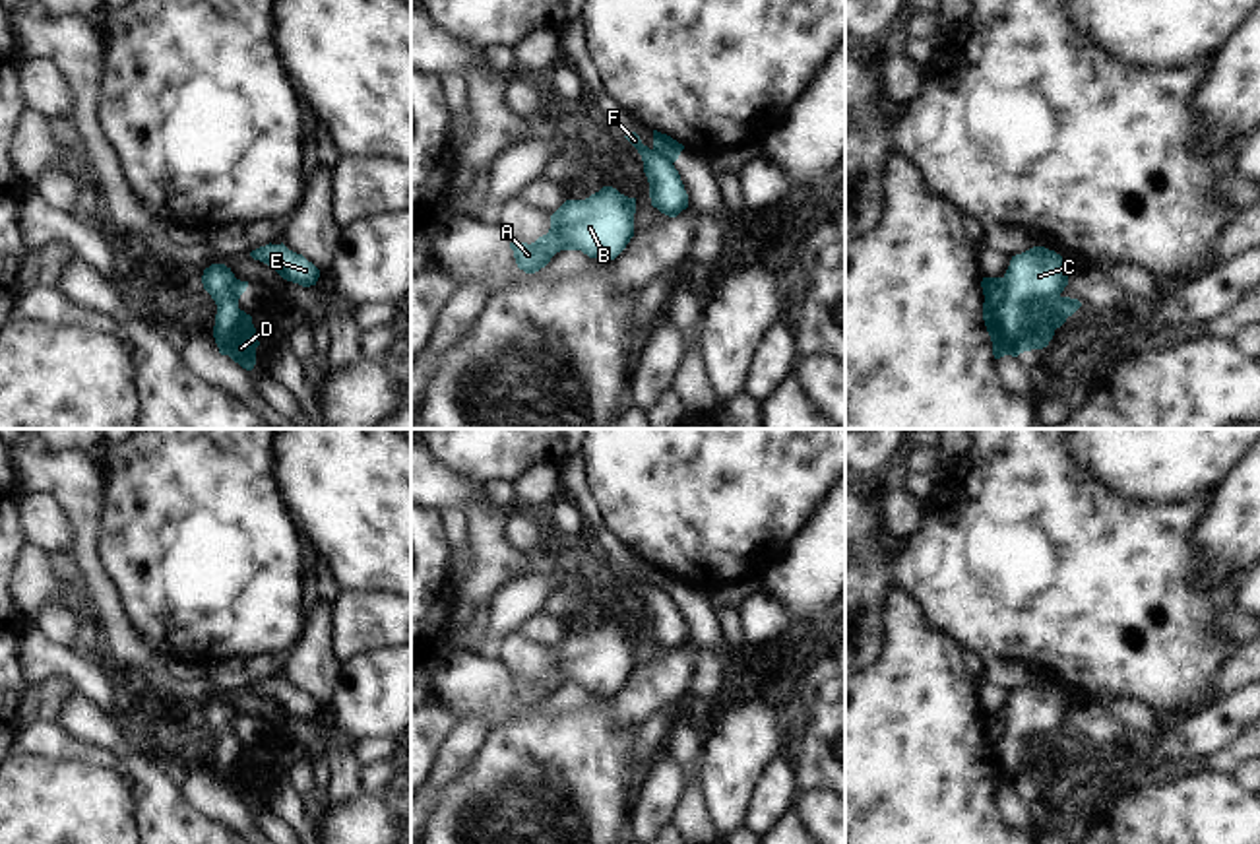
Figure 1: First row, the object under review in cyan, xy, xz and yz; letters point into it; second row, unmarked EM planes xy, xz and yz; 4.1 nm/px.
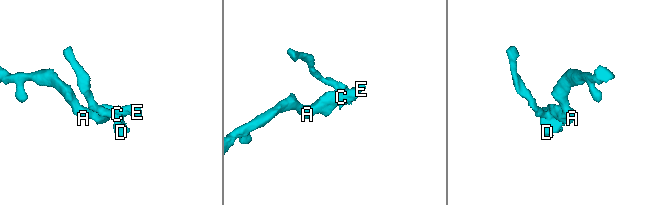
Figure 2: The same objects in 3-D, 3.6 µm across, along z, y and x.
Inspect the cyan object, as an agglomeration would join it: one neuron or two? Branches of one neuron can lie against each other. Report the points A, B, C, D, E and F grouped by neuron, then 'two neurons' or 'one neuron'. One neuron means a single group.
A B C D E F | one neuron

